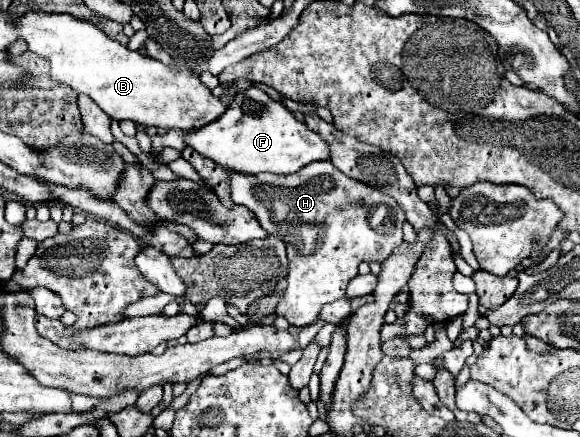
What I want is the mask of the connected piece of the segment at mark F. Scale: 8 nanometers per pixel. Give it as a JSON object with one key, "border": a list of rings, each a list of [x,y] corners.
{"border":[[[256,86],[236,92],[228,110],[218,120],[188,134],[186,144],[216,164],[246,174],[294,174],[310,162],[330,160],[328,142],[304,122],[296,120],[282,102],[276,102]]]}

